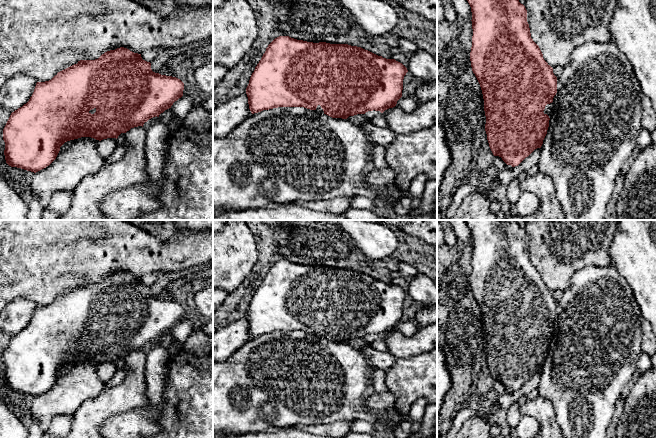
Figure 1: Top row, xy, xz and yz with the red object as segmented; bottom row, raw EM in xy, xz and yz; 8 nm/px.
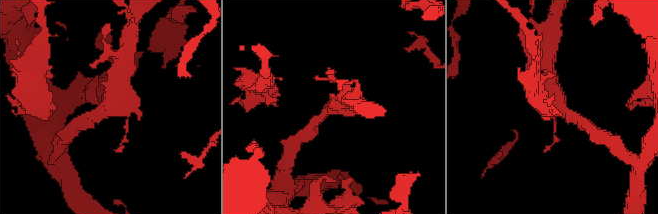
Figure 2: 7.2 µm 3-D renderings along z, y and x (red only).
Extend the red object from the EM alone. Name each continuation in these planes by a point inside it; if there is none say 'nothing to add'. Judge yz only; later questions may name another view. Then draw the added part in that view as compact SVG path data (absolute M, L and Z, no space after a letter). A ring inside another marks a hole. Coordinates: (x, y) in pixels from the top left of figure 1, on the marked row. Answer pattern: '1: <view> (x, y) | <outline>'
1: yz (548, 110) | M553 102L550 103L550 104L547 104L545 106L545 109L544 109L544 114L547 114L549 116L549 118L551 117L552 113L553 113Z

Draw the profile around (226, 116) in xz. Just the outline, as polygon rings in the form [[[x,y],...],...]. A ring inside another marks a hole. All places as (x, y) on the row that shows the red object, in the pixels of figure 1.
[[[246,90],[235,98],[216,106],[213,108],[213,138],[225,137],[251,115]]]

